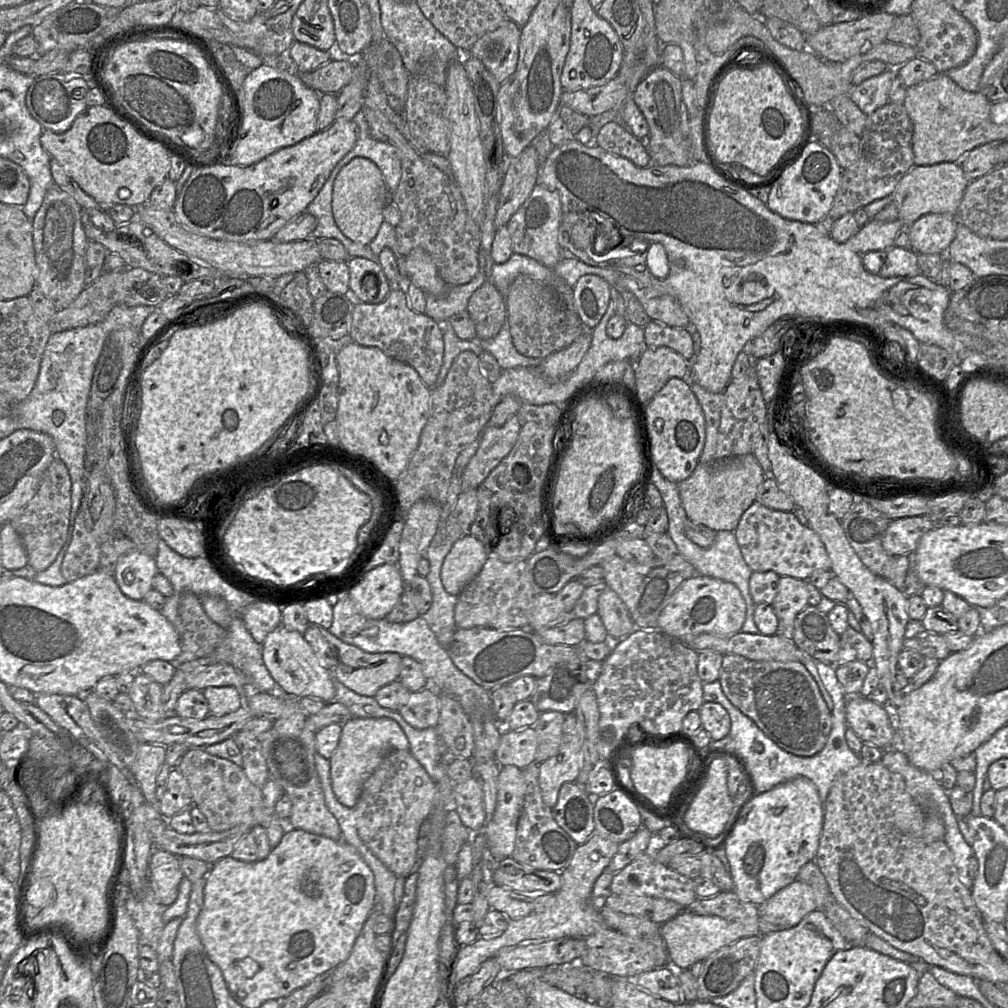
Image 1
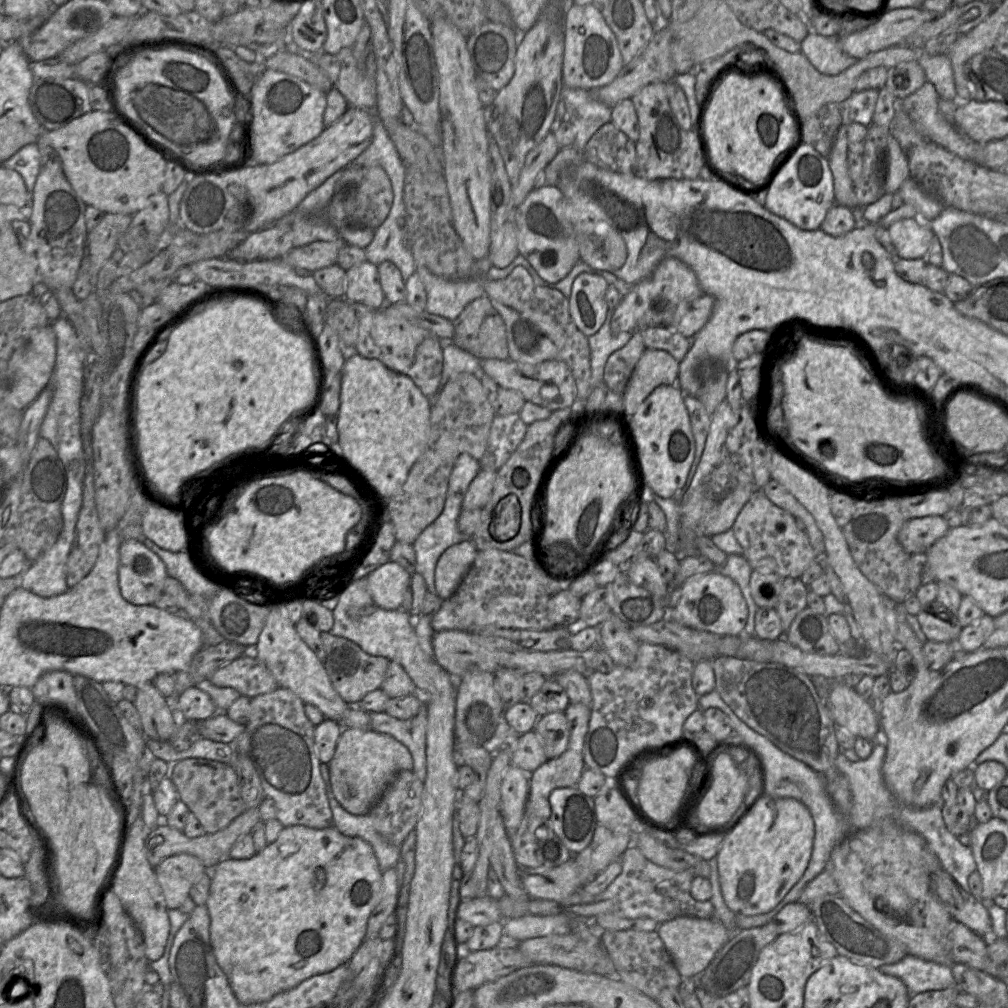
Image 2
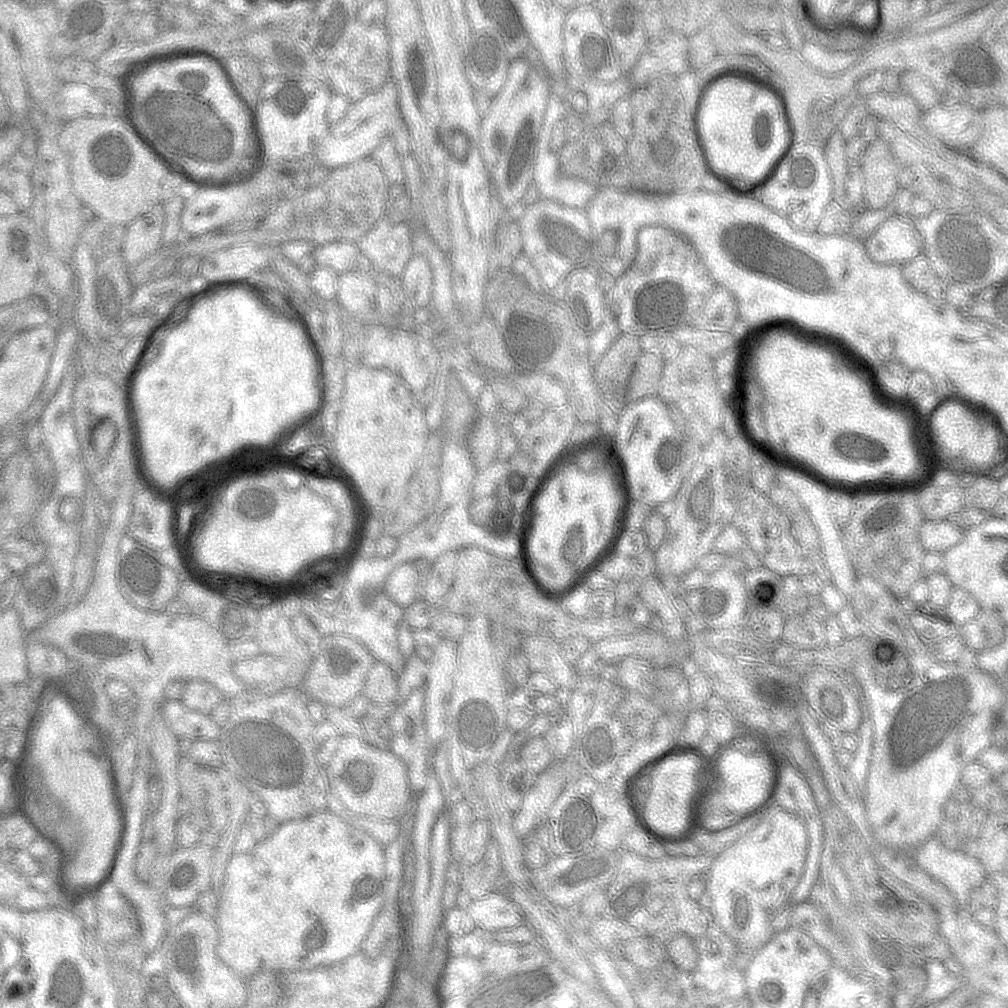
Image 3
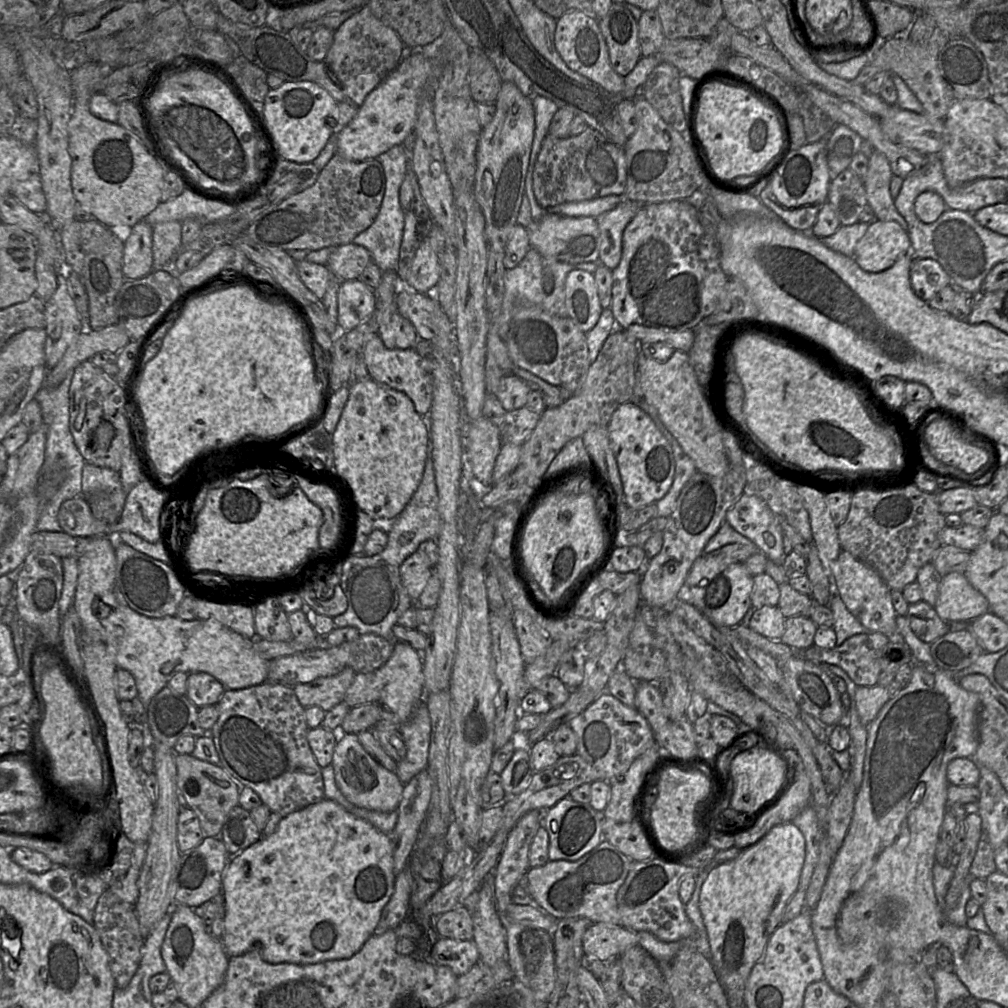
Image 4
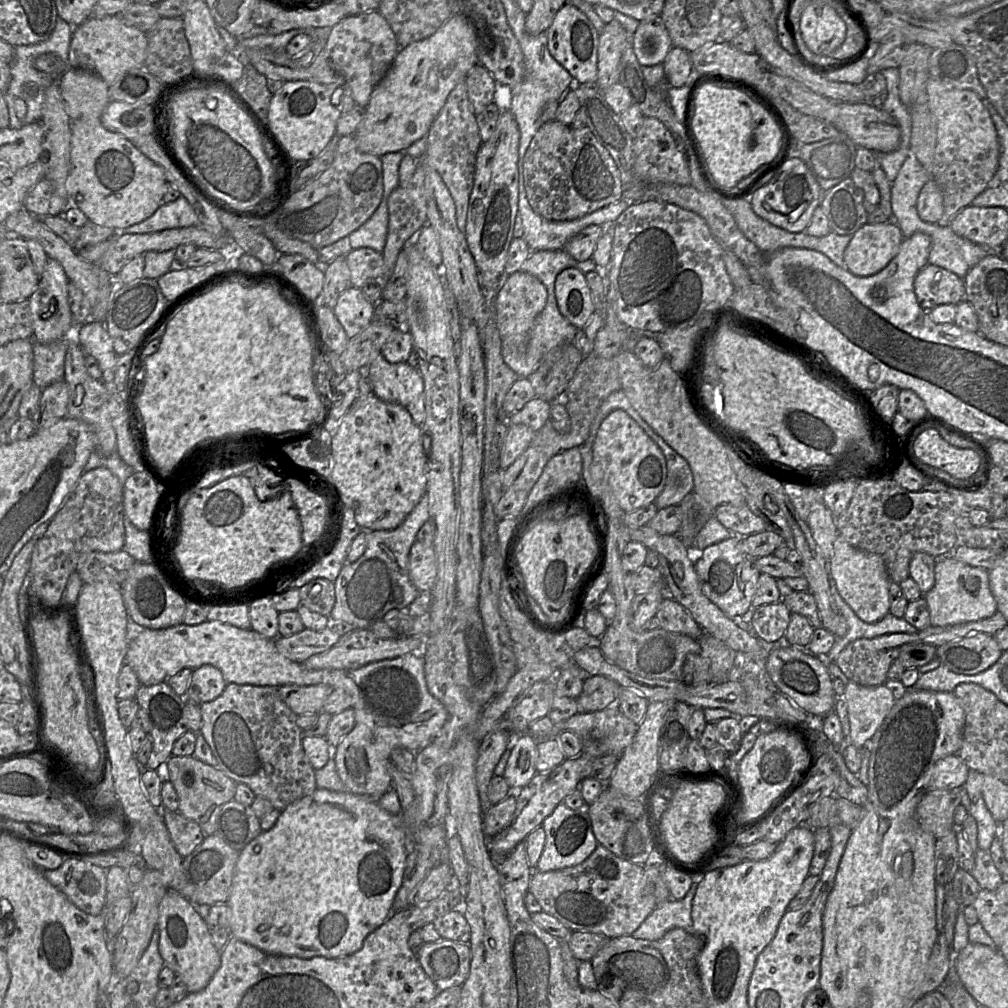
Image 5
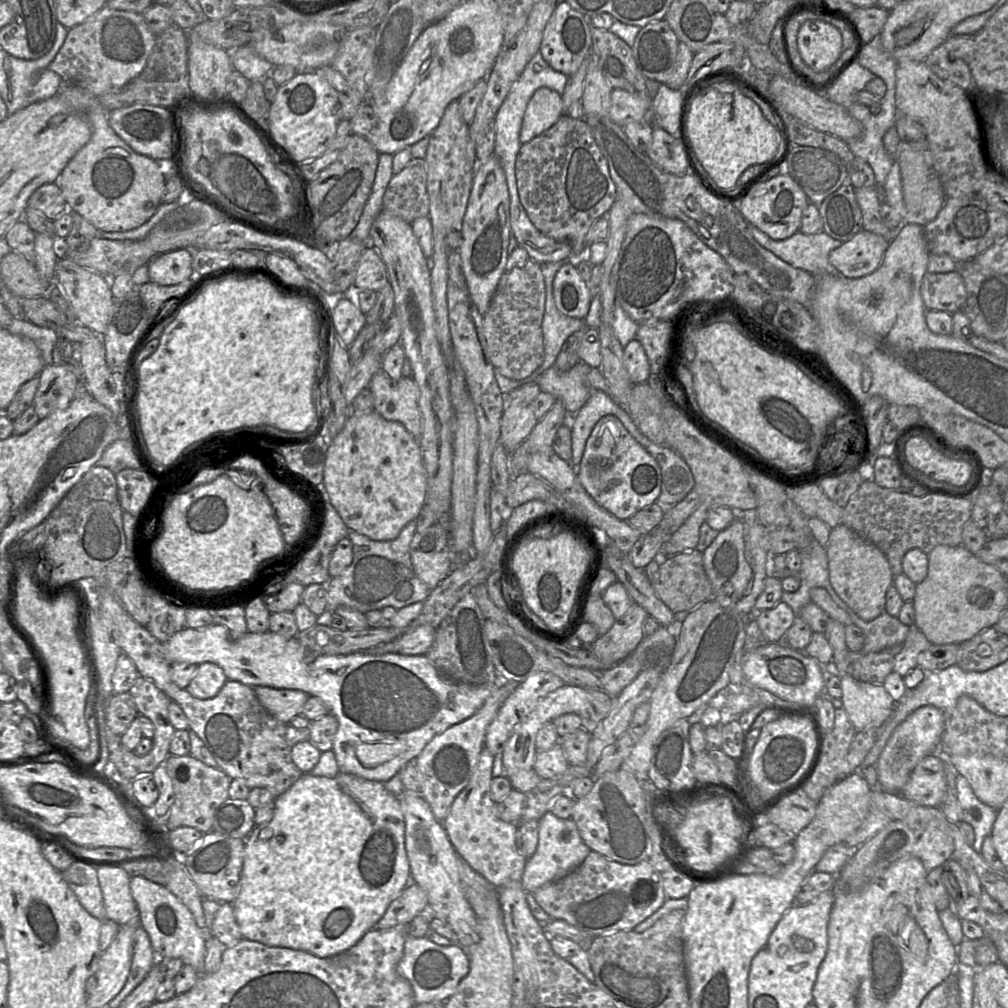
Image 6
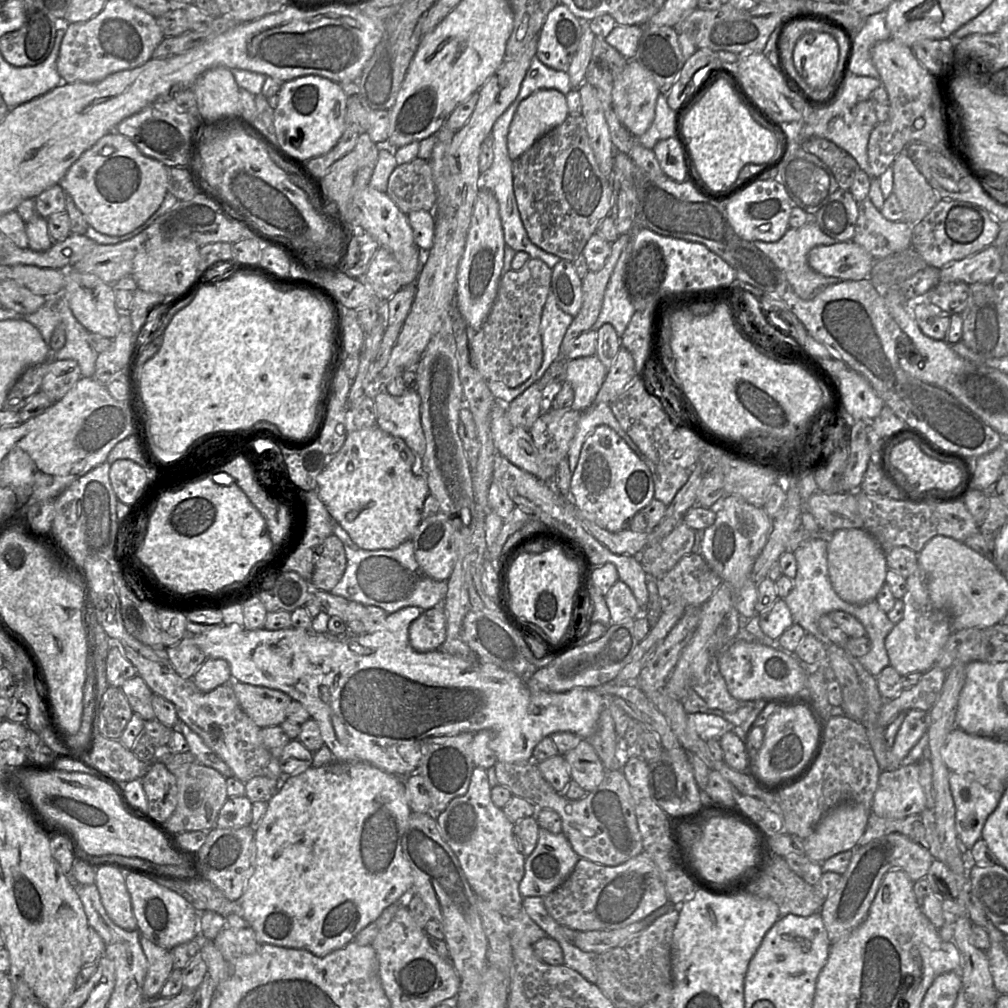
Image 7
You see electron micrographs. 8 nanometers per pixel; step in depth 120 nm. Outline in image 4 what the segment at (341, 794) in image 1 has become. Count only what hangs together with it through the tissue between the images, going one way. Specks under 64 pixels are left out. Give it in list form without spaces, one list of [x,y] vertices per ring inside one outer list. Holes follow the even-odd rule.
[[[340,733],[337,736],[331,764],[336,785],[350,803],[380,812],[398,809],[404,784],[396,773],[387,770],[371,757],[360,744],[356,733]]]

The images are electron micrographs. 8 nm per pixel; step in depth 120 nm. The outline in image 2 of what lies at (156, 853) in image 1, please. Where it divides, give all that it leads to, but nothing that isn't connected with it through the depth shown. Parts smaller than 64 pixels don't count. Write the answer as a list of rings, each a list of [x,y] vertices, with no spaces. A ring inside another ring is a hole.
[[[177,854],[165,858],[154,868],[168,909],[178,909],[189,897],[190,889],[205,872],[195,856]]]

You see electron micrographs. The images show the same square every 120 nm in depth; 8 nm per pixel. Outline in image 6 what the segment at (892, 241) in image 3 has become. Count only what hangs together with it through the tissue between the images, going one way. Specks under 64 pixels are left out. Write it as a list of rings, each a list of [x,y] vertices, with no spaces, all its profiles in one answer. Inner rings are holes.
[[[860,230],[829,254],[829,262],[847,278],[861,278],[874,272],[881,264],[890,240]]]

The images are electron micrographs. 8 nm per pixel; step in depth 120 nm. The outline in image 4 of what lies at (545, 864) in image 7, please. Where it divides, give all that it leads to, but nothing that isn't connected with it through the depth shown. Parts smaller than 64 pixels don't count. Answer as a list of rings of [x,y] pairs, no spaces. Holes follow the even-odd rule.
[[[567,796],[544,811],[541,827],[545,827],[549,835],[549,860],[576,861],[603,840],[603,812],[594,810],[589,803],[577,802]]]

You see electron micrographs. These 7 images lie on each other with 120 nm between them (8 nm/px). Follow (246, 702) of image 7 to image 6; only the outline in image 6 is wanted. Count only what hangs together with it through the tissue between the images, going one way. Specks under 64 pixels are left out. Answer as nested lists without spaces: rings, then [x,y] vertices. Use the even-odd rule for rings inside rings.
[[[252,687],[260,704],[277,720],[289,724],[302,713],[310,695],[300,690]]]

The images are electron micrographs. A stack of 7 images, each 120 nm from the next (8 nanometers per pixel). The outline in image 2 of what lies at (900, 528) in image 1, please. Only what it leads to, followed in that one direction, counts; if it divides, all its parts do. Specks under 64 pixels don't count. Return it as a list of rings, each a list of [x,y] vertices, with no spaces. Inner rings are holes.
[[[932,515],[906,520],[898,533],[898,541],[911,554],[925,553],[950,527],[942,516]]]

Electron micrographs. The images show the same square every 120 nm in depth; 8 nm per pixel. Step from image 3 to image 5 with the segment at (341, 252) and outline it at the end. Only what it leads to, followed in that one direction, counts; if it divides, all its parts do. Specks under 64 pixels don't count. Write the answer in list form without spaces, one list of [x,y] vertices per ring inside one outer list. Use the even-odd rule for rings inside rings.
[[[371,248],[351,249],[345,258],[350,270],[351,286],[361,288],[367,280],[384,274],[383,255]]]

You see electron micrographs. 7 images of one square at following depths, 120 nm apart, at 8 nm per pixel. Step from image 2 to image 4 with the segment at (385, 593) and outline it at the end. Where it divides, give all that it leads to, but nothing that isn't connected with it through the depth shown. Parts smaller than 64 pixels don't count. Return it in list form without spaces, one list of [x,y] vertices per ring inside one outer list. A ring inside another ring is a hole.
[[[419,550],[401,564],[401,580],[413,602],[418,600],[432,574],[433,568],[429,560]]]

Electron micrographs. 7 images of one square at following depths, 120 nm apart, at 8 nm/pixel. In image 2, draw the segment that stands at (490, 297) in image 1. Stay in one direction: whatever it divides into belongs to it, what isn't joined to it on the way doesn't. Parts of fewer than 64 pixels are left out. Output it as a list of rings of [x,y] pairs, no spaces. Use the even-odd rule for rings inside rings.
[[[483,295],[470,302],[453,321],[454,335],[451,339],[457,347],[479,359],[509,359],[504,320],[492,306],[488,296]]]

